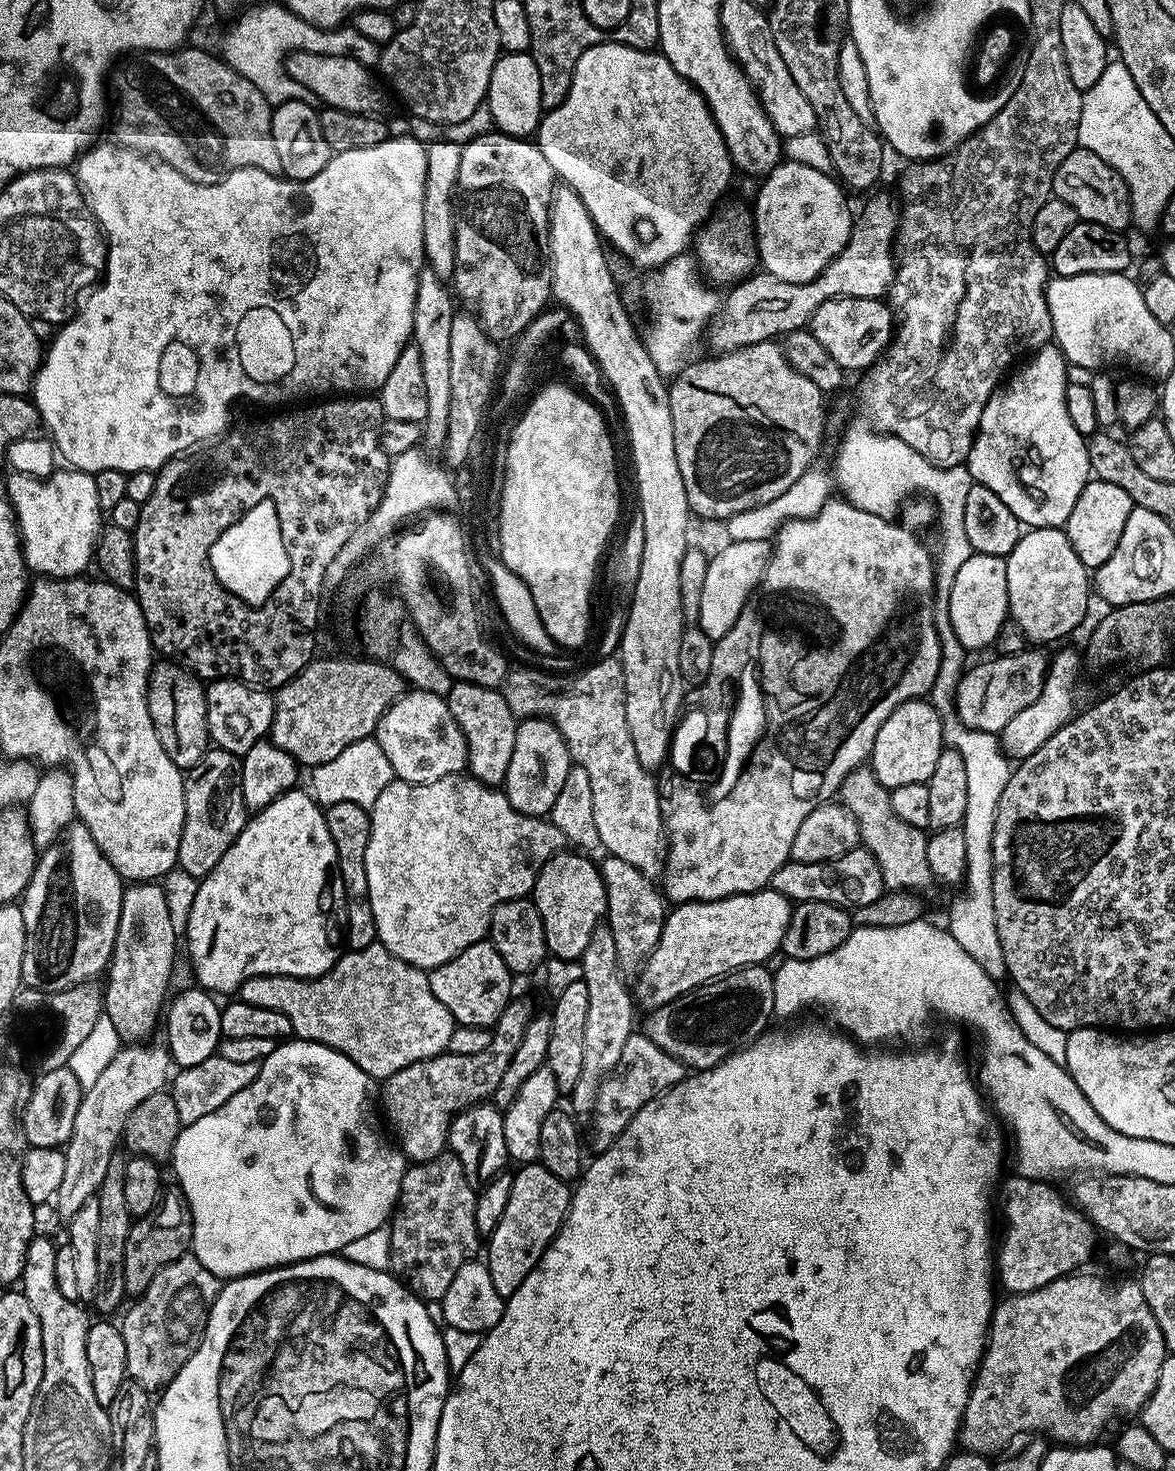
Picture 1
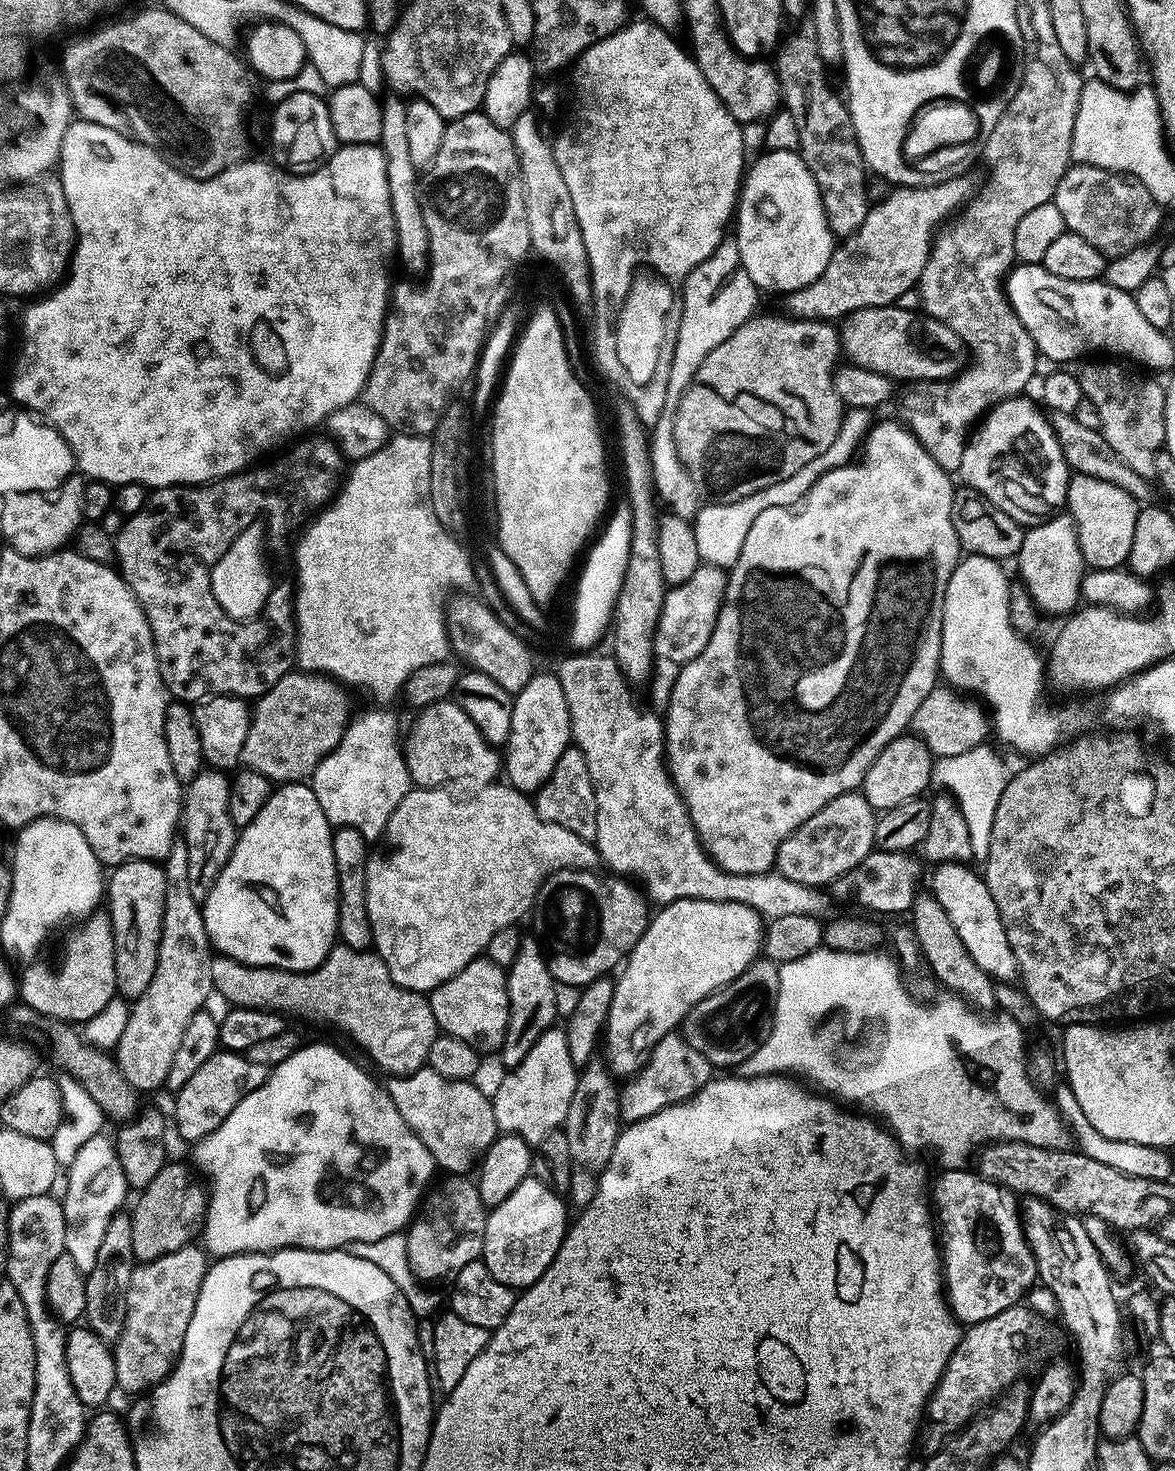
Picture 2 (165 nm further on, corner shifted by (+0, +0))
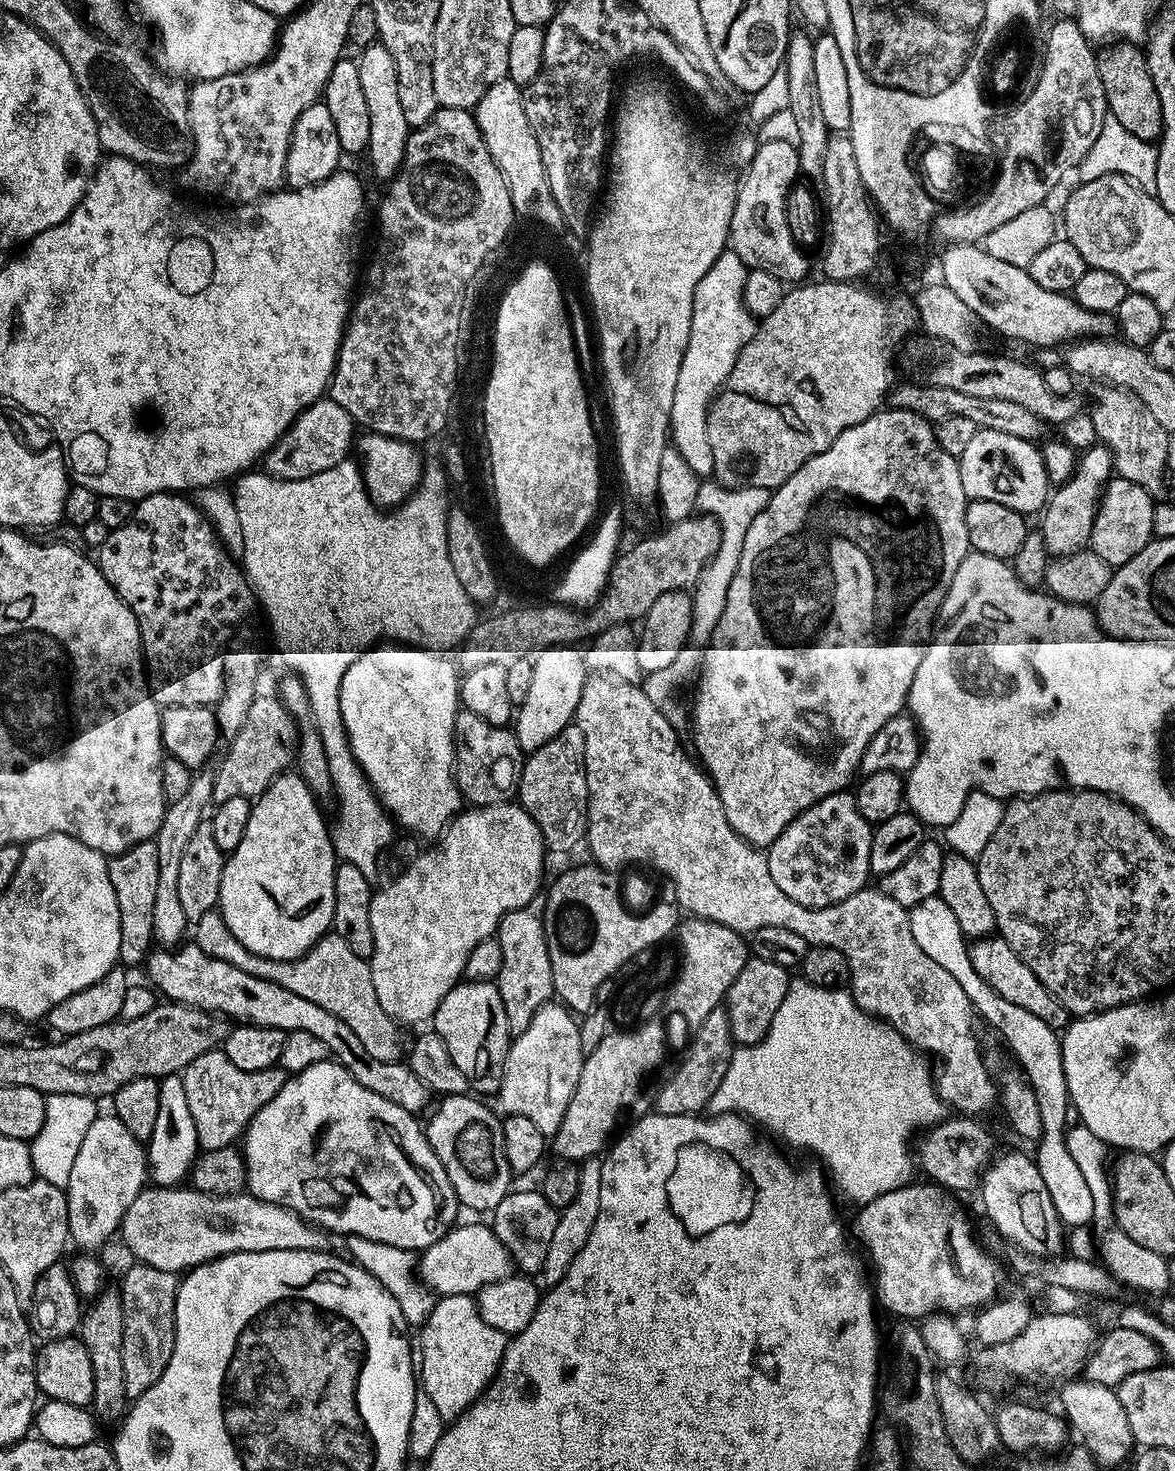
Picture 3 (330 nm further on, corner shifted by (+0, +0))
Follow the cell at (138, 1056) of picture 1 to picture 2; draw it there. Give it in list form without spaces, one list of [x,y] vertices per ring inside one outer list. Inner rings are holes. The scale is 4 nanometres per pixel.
[[[182,838],[173,841],[162,867],[166,874],[166,900],[158,946],[158,966],[154,966],[154,978],[150,978],[146,994],[142,994],[129,1007],[126,1030],[122,1030],[122,1038],[114,1049],[115,1062],[126,1082],[144,1094],[151,1088],[165,1087],[178,1042],[184,1040],[186,1026],[203,1009],[200,1007],[204,999],[214,992],[210,982],[210,962],[214,952],[208,942],[201,905],[190,894],[186,844]]]

